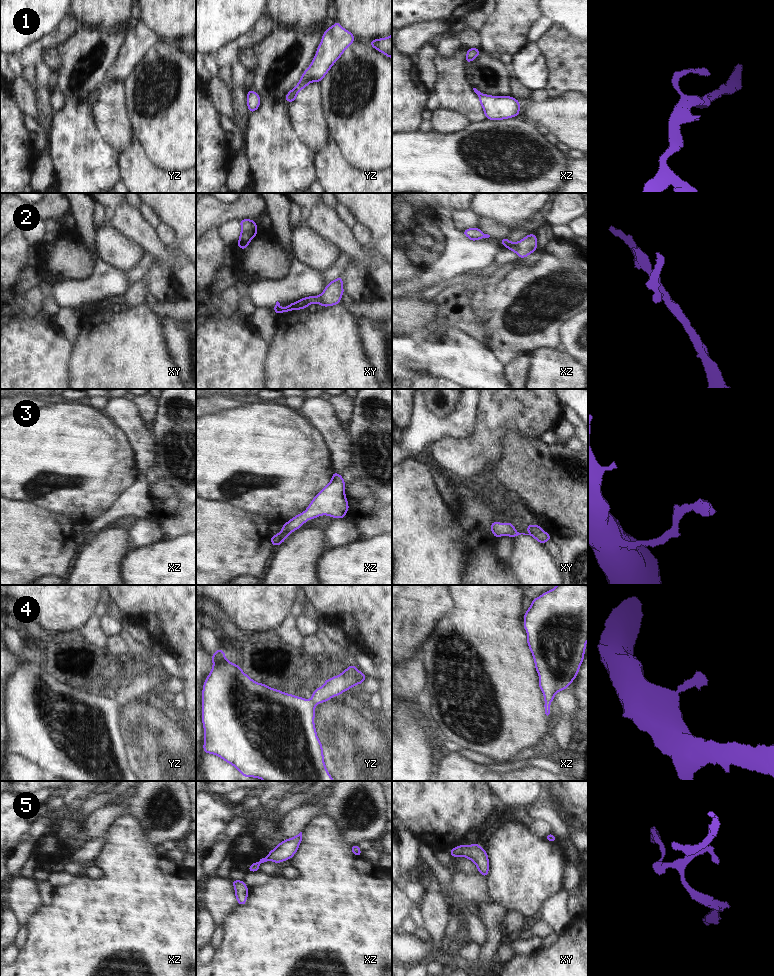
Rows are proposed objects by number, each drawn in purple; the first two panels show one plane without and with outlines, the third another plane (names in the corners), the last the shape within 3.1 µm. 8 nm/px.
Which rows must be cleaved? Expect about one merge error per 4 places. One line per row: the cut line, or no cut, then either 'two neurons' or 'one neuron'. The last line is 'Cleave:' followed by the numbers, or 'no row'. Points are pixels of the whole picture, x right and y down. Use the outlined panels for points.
1: no cut; one neuron
2: no cut; one neuron
3: no cut; one neuron
4: no cut; one neuron
5: no cut; one neuron
Cleave: no row

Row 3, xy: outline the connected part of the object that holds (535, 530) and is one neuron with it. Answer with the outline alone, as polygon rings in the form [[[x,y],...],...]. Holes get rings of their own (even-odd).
[[[493,521],[491,523],[491,526],[490,526],[490,530],[491,532],[493,533],[493,535],[495,536],[495,538],[500,538],[501,536],[503,536],[504,534],[506,536],[509,536],[511,538],[514,538],[518,535],[529,535],[529,536],[532,536],[535,538],[535,540],[537,540],[540,544],[544,544],[546,543],[547,541],[551,540],[552,536],[548,533],[546,533],[538,524],[532,524],[532,525],[525,525],[526,529],[529,531],[528,534],[525,534],[525,533],[519,533],[516,531],[515,527],[513,526],[513,523],[512,522],[507,522],[505,524],[502,524],[501,522],[497,522],[497,521]]]

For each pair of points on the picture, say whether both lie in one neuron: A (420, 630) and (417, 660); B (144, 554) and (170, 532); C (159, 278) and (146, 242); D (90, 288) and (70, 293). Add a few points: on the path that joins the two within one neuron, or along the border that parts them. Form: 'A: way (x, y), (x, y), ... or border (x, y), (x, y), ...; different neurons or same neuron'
A: border (418, 651), (402, 661); different neurons
B: border (185, 533), (173, 538), (164, 539); different neurons
C: border (150, 257), (161, 261), (172, 271); different neurons
D: way (85, 291), (75, 292); same neuron

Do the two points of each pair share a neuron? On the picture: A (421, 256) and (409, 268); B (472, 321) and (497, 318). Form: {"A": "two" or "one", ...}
{"A": "two", "B": "two"}

